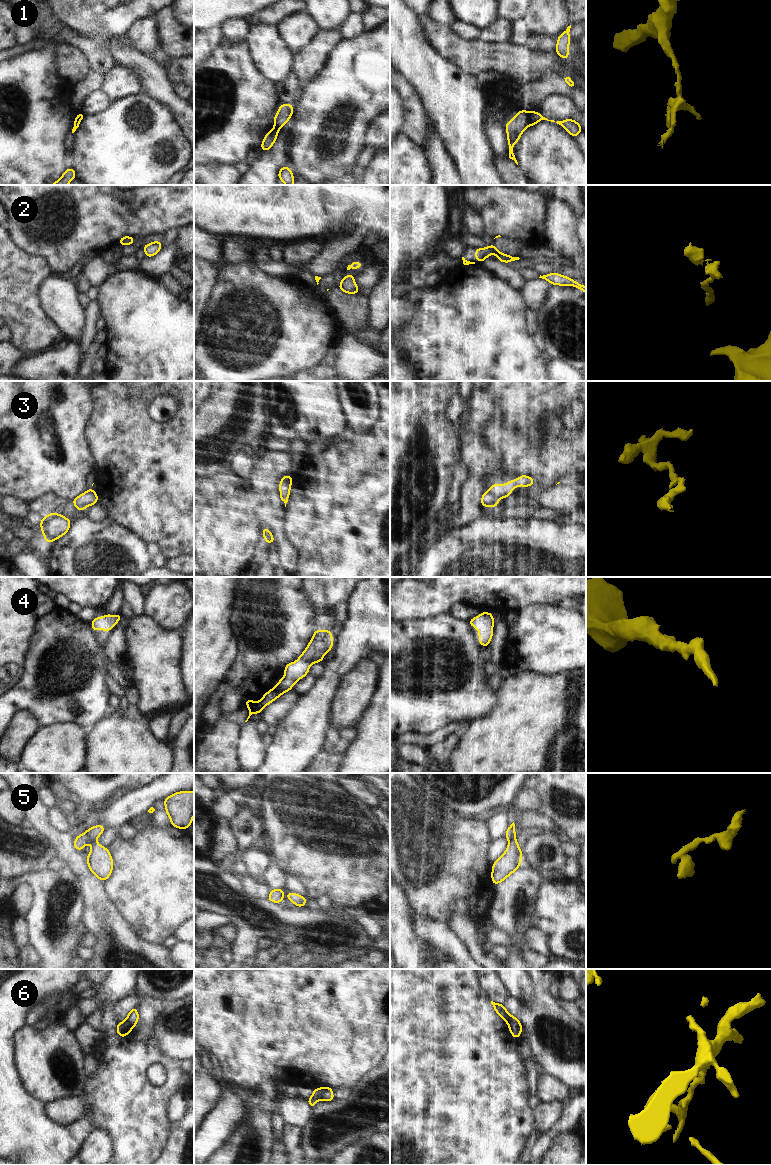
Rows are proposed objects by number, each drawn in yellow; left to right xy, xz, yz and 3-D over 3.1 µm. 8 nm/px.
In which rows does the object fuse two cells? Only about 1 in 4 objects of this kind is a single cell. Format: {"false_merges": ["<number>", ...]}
{"false_merges": ["1", "2", "3", "5", "6"]}

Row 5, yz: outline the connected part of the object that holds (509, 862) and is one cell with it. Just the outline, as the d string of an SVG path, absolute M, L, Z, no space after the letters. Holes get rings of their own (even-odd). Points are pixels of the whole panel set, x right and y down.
M514 838L509 842L503 855L492 865L492 884L497 885L514 873L521 866L521 858L522 849L519 848L518 842Z

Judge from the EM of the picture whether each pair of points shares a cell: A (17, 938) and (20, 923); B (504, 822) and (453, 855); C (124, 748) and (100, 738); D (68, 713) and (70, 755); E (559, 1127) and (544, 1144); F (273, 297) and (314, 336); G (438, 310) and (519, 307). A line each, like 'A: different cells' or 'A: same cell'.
A: same cell
B: different cells
C: same cell
D: different cells
E: same cell
F: same cell
G: same cell

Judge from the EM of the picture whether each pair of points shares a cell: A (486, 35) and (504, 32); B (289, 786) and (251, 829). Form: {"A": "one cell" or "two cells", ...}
{"A": "one cell", "B": "two cells"}

